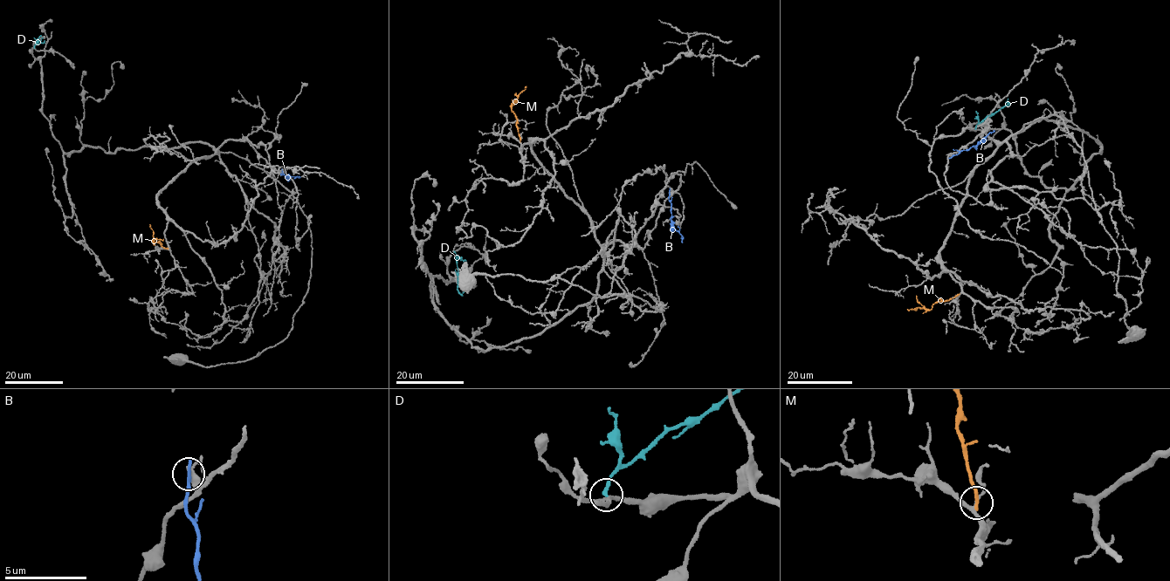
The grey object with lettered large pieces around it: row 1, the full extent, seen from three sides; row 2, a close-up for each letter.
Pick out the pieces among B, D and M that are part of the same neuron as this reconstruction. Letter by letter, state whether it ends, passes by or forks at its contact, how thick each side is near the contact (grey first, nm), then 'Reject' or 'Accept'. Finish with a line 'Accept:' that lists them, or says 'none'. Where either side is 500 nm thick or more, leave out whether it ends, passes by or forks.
B: It ends there. Thickness 300 nm (grey) against 280 nm. Reject
D: It ends there. Thickness 220 nm (grey) against 240 nm. Reject
M: It ends there. Thickness 160 nm (grey) against 240 nm. Reject
Accept: none

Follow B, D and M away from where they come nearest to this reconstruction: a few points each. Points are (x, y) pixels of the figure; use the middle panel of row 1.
B: (670, 192), (671, 225), (682, 237), (682, 242)
D: (454, 251), (457, 290), (460, 294), (464, 291)
M: (519, 140), (512, 104), (526, 86)

